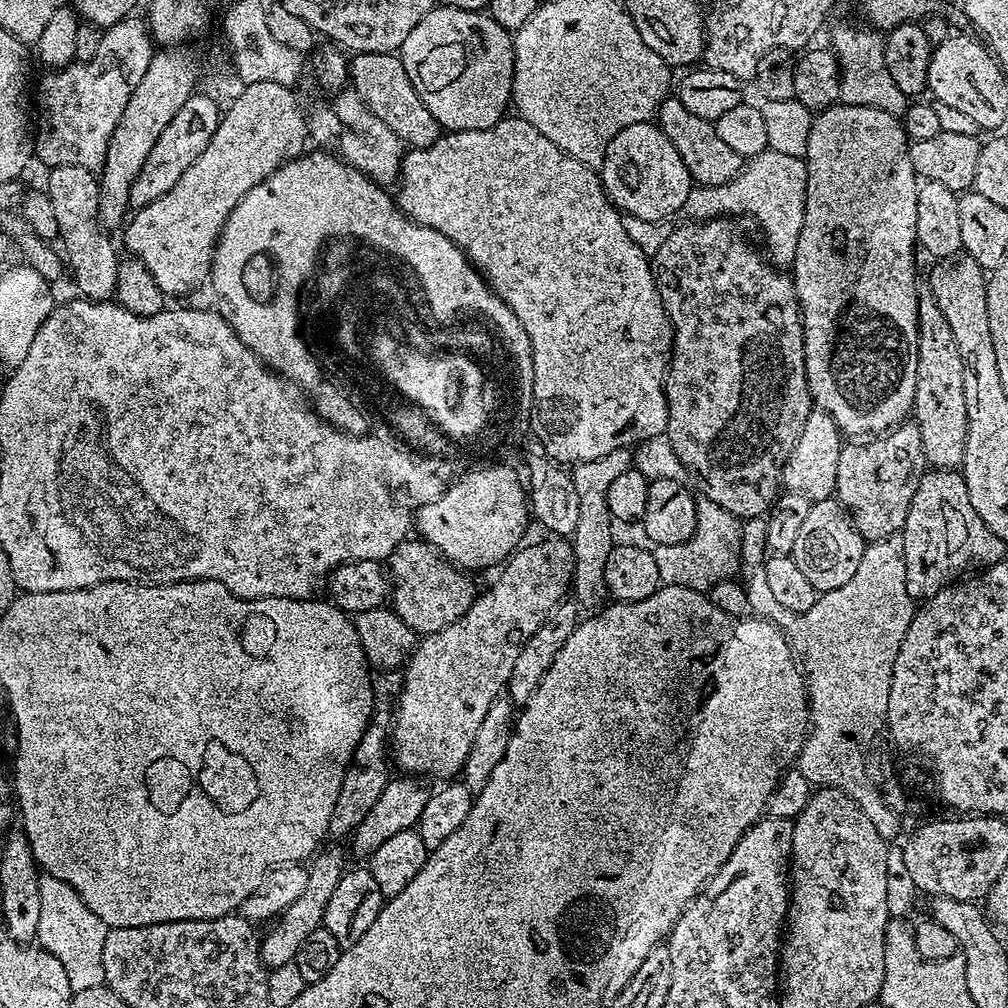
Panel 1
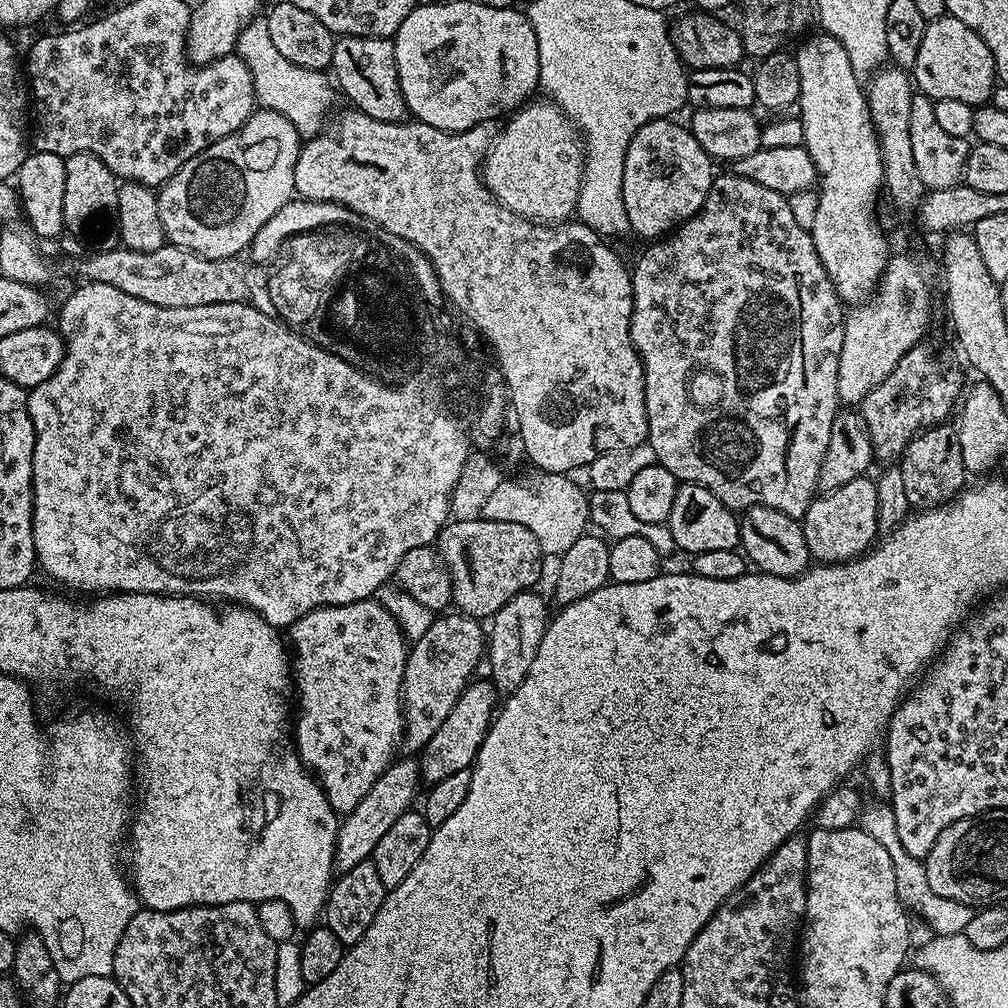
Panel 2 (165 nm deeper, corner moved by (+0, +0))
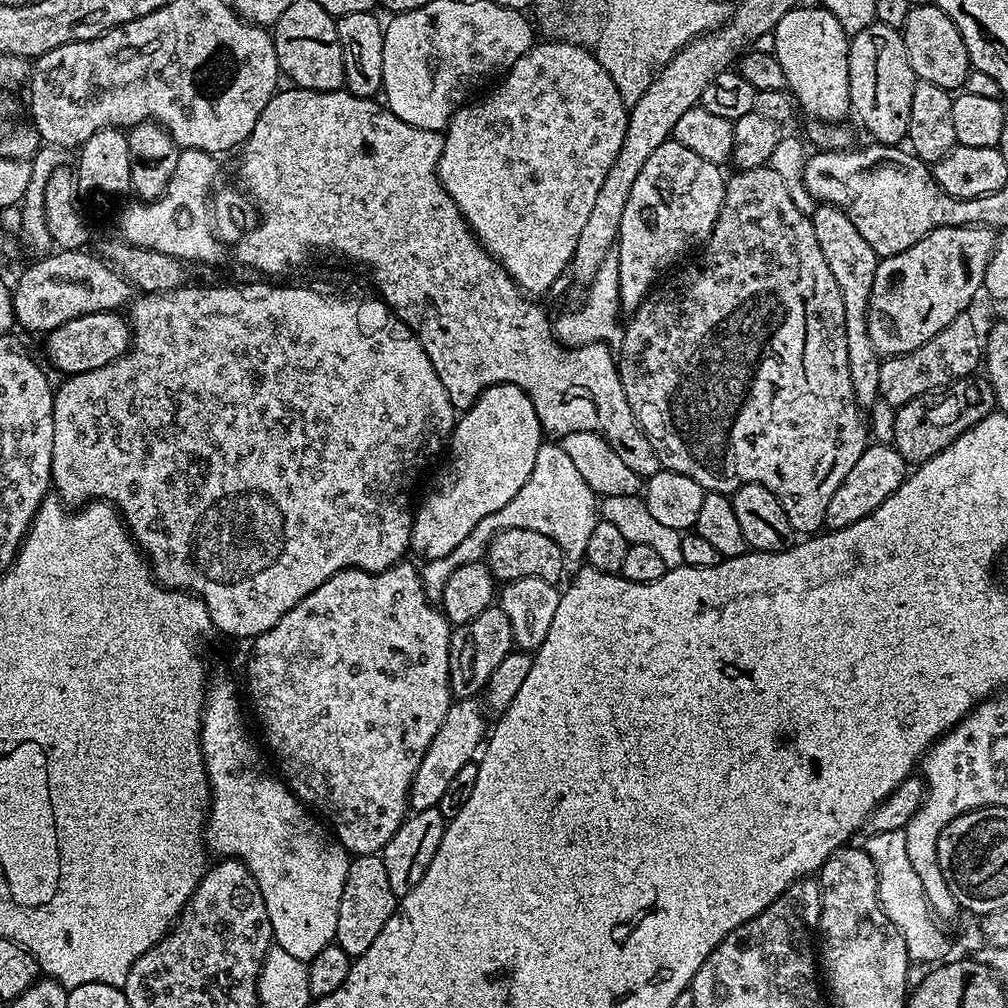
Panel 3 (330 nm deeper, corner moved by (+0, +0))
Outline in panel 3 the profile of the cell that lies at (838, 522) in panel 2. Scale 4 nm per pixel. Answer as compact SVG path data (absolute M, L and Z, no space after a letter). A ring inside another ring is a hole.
M869 443L862 458L858 458L858 462L854 462L850 474L846 474L846 478L842 478L842 486L838 486L838 490L834 490L834 498L830 498L830 506L826 506L825 525L829 529L854 526L854 522L858 522L860 518L866 518L868 514L878 510L878 506L882 506L882 502L886 502L886 498L890 498L894 494L894 490L898 490L898 486L902 486L909 471L908 461L902 458L902 454L898 454L895 446Z

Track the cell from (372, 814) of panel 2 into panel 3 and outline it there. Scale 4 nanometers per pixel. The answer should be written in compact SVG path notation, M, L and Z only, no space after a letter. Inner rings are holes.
M479 699L456 700L452 703L446 714L446 722L442 722L438 734L434 734L434 742L430 742L412 779L412 789L408 792L412 812L437 807L442 793L449 788L450 781L458 775L458 770L477 759L490 728L489 721L484 721L484 714L486 715L486 708Z

